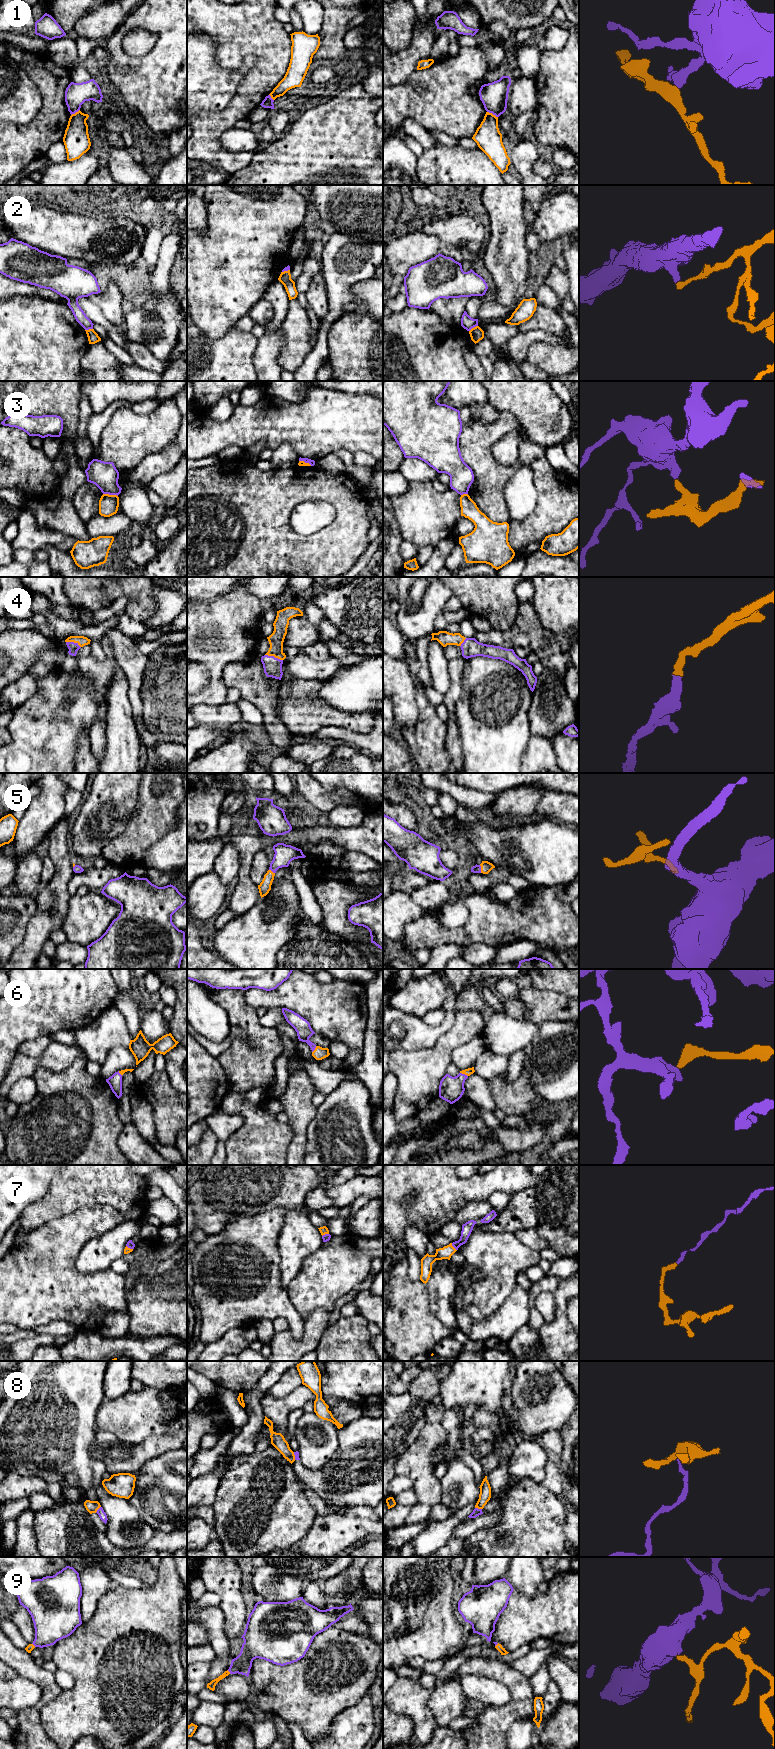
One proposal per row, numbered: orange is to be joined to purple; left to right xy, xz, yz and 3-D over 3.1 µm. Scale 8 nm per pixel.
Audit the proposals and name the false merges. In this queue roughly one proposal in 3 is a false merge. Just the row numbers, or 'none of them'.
1, 2, 3, 8

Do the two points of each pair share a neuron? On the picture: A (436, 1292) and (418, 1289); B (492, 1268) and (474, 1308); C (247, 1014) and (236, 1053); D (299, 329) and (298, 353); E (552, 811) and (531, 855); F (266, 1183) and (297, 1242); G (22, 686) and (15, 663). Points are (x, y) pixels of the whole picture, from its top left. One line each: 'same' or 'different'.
A: different
B: same
C: same
D: same
E: different
F: different
G: different

